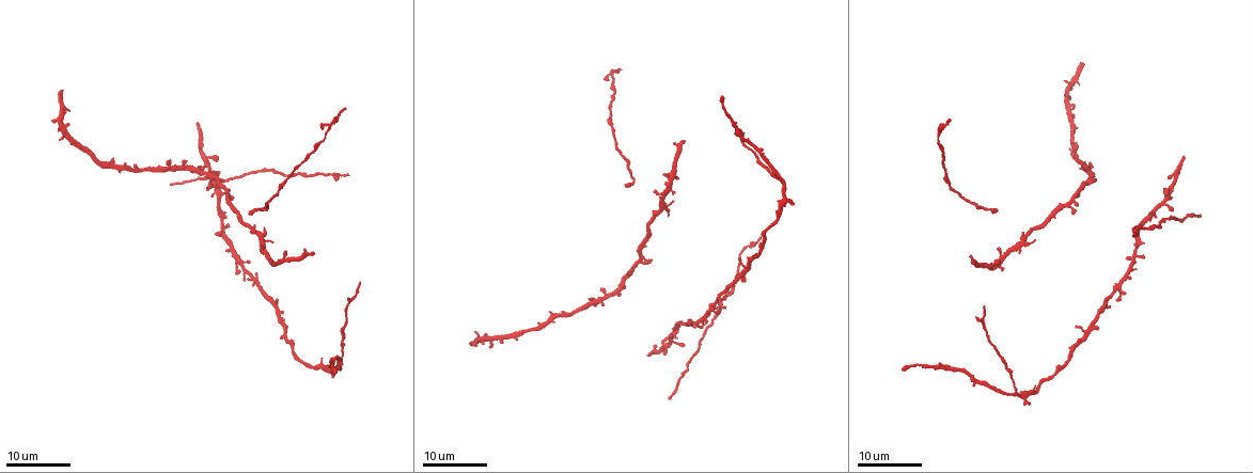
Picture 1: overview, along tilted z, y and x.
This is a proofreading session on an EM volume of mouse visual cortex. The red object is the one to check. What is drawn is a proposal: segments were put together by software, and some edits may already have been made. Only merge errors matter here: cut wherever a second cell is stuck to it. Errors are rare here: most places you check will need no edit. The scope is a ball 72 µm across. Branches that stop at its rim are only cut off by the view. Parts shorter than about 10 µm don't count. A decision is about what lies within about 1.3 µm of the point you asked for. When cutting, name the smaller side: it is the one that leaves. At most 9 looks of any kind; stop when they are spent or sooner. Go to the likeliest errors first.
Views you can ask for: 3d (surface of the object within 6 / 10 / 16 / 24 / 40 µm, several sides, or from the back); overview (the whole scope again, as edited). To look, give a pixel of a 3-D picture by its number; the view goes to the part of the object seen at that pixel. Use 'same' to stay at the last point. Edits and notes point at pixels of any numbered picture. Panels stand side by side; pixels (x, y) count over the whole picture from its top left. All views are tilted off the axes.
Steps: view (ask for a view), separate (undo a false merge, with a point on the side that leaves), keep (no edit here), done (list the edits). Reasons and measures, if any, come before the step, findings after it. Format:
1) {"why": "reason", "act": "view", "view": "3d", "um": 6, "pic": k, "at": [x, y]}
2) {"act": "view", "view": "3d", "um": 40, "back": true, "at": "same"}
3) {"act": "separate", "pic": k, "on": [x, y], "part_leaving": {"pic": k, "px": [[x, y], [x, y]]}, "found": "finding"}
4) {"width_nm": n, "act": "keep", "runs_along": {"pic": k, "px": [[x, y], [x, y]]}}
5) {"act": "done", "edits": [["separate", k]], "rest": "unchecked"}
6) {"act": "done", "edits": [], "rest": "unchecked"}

{"why": "three arms meet", "act": "view", "view": "3d", "um": 24, "pic": 1, "at": [1013, 394]}

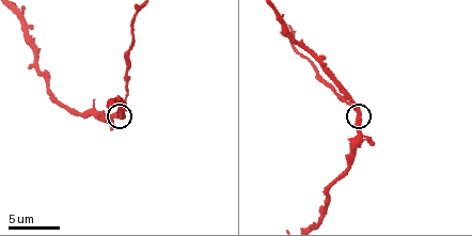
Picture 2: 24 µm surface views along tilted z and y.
{"act": "view", "view": "3d", "um": 6, "pic": 2, "at": [357, 121]}

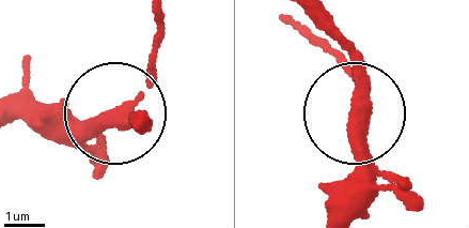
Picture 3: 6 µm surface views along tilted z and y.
{"arms": 3, "act": "separate", "pic": 3, "on": [159, 28], "part_leaving": {"pic": 3, "px": [[147, 84], [158, 12]]}, "found": "two cells meet here"}

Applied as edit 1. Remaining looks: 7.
{"why": "side arm on a straight run", "act": "view", "view": "3d", "um": 24, "pic": 1, "at": [215, 192]}

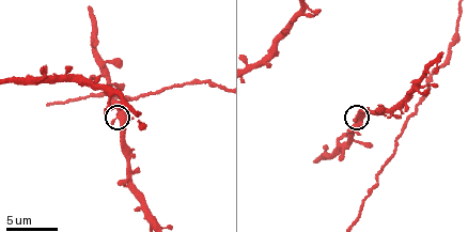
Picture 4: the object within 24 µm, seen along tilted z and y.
{"act": "view", "view": "3d", "um": 10, "pic": 4, "at": [359, 116]}

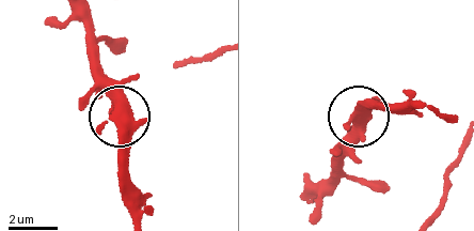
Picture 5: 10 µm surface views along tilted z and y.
{"arms": 3, "act": "keep", "runs_along": {"pic": 5, "px": [[140, 215], [127, 148], [92, 47]]}, "found": "continuous, no second cell"}

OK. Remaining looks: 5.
{"act": "view", "view": "3d", "um": 16, "pic": 1, "at": [1023, 236]}

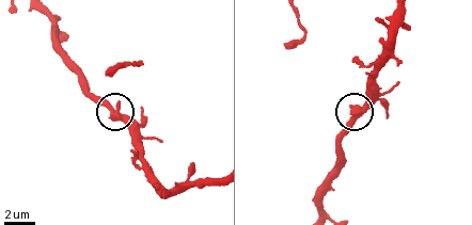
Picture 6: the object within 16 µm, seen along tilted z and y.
{"act": "view", "view": "3d", "um": 10, "pic": 6, "at": [117, 111]}

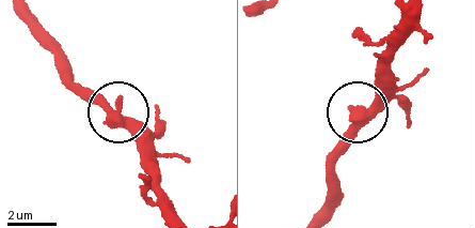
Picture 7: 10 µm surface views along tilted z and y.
{"width_nm": 440, "act": "keep", "found": "continuous, no second cell"}

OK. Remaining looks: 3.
{"act": "view", "view": "3d", "um": 10, "pic": 4, "at": [266, 57]}

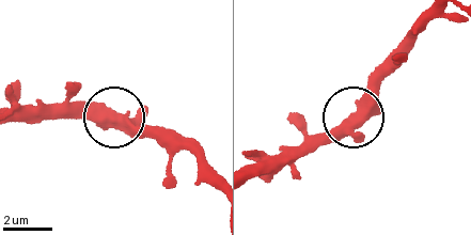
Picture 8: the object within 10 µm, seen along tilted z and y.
{"act": "keep", "found": "continuous, no second cell"}

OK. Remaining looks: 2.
{"act": "done", "edits": [["separate", 3]], "rest": "unchecked"}

